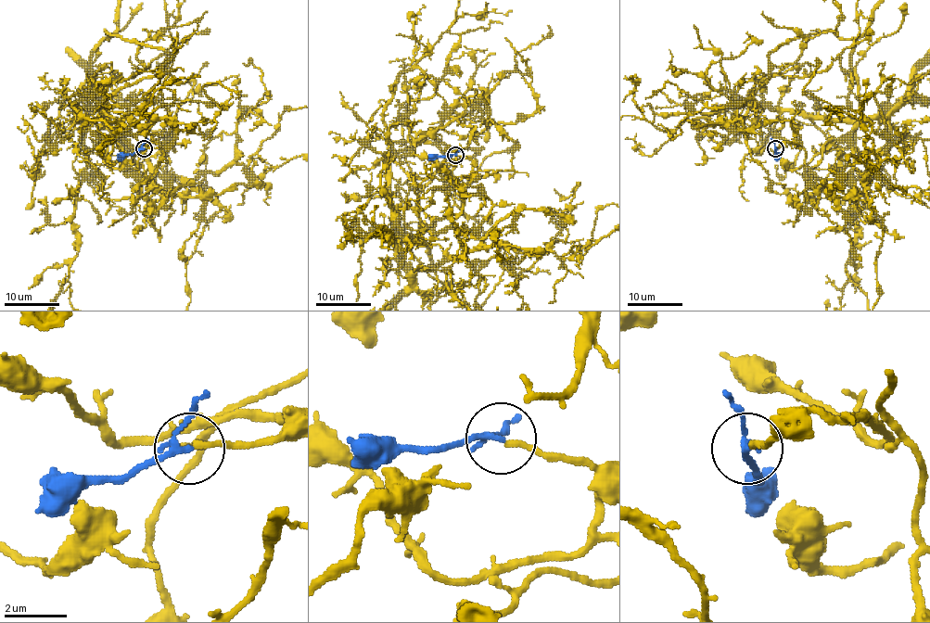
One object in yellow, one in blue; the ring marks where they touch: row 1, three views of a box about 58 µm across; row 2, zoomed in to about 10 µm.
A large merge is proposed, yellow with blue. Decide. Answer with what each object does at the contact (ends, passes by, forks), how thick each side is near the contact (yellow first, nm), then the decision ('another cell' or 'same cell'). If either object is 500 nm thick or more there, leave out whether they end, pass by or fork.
yellow ends; blue passes by; calibres 180 and 160 nm; same cell

